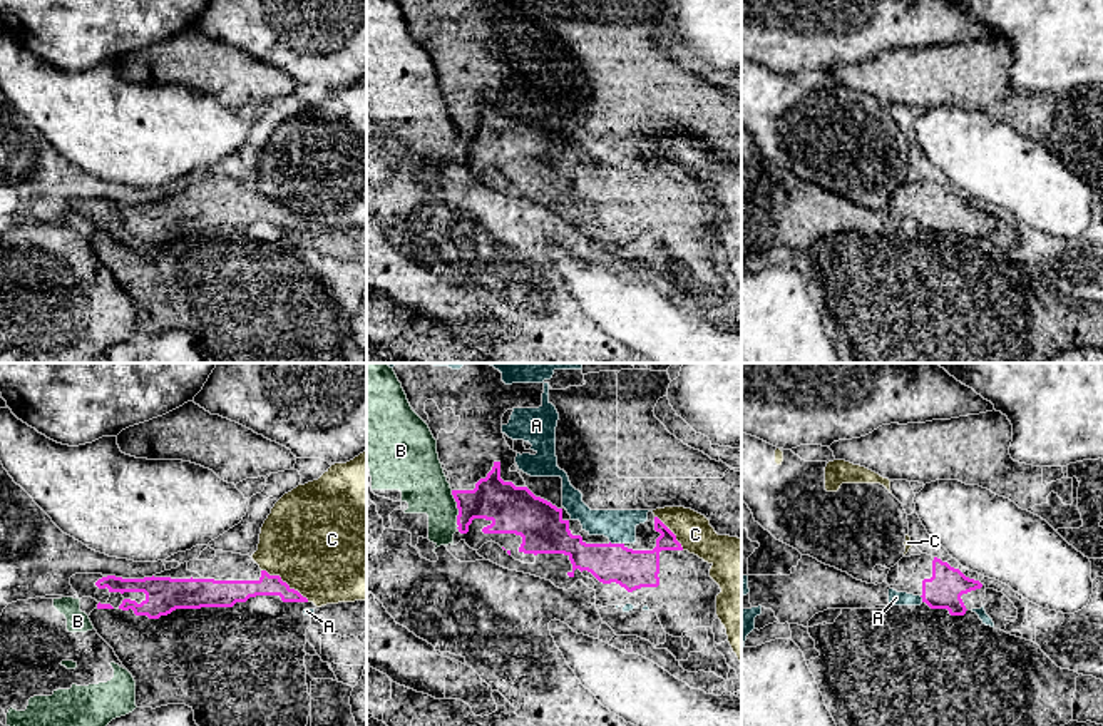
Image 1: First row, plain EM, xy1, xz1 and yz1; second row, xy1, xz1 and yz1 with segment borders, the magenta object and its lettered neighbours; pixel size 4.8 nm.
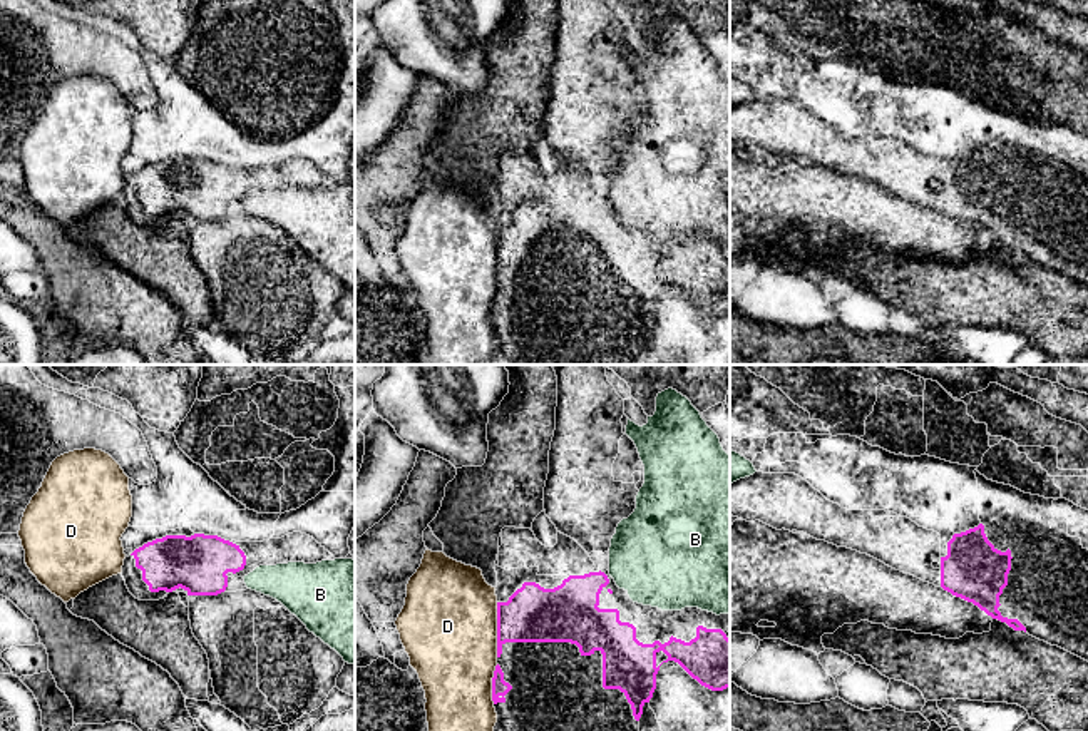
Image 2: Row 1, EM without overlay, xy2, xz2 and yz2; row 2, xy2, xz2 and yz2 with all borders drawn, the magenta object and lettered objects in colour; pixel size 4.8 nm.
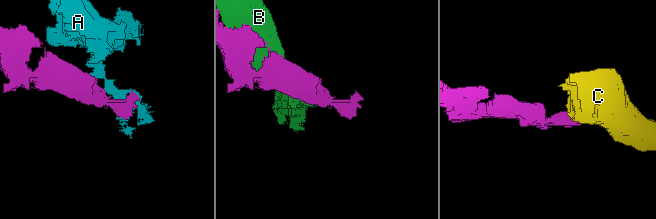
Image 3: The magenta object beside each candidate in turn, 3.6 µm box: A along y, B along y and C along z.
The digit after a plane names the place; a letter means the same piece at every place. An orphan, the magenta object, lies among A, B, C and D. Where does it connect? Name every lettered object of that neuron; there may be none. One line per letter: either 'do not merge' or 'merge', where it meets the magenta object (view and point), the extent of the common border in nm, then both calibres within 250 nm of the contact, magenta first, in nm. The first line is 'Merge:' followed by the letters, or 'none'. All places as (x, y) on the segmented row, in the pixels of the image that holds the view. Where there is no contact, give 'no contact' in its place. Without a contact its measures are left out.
Merge: none
A: do not merge | xz1 (616, 544) | 70 nm | 190/160 nm
B: do not merge | xz1 (457, 507) | 190 nm | 220/240 nm
C: do not merge | xy1 (285, 582) | 280 nm | 110/500 nm
D: do not merge | xz2 (497, 629) | 260 nm | 280/460 nm

